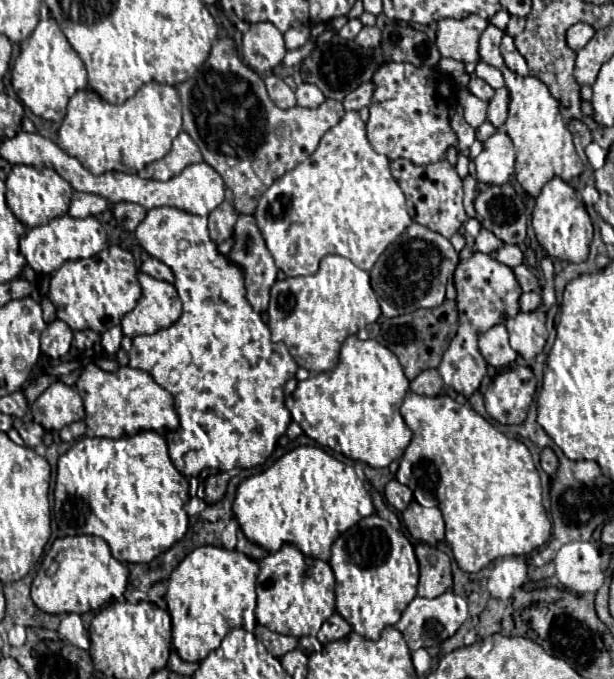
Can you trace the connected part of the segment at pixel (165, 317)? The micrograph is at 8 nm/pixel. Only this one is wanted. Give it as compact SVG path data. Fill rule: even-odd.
M139 273L139 283L143 293L135 309L121 321L123 333L131 339L165 329L181 317L181 299L171 283L153 279L147 273Z

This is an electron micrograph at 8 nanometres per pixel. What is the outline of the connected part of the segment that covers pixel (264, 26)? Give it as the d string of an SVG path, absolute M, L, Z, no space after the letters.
M269 21L253 23L243 35L241 57L257 73L269 73L275 65L283 61L285 53L287 49L283 43L283 35Z

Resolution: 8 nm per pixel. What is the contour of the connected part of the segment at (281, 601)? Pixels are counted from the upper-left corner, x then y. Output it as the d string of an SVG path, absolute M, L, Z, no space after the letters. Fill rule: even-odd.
M283 545L283 547L279 549L279 551L275 551L275 553L269 553L269 555L267 555L267 557L265 557L265 559L261 561L261 571L259 571L259 577L255 579L255 595L256 595L256 583L257 583L257 597L253 597L253 605L247 605L247 609L243 609L243 607L229 607L229 623L233 625L231 629L242 628L248 632L253 632L257 623L259 623L259 625L263 625L263 627L267 627L267 629L271 629L271 631L275 631L275 633L281 633L281 635L291 635L291 637L297 637L297 639L299 639L299 637L305 637L305 635L317 635L317 631L319 631L319 627L323 625L323 621L327 621L327 617L331 617L331 615L335 613L335 577L333 577L333 571L331 571L331 567L329 567L329 563L325 563L325 561L319 561L319 559L307 559L307 557L305 557L303 553L299 553L299 549L295 549L293 545Z

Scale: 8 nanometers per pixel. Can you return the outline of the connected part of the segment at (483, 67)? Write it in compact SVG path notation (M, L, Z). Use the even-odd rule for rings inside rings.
M479 61L479 63L477 63L475 75L477 75L477 77L481 77L483 81L487 81L493 89L501 89L501 87L505 85L501 71L499 71L499 69L495 69L495 67L491 67L491 65L487 65L485 61Z

